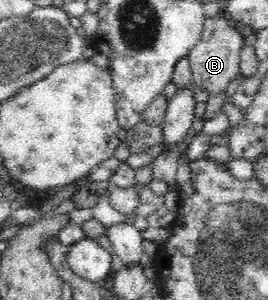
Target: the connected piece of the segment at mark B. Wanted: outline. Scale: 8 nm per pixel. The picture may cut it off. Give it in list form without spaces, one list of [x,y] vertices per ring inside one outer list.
[[[221,16],[210,17],[204,23],[200,41],[188,51],[194,85],[205,89],[207,95],[218,95],[226,91],[228,84],[240,72],[241,49],[245,42],[245,36],[240,34],[236,26],[230,25],[226,19]]]

